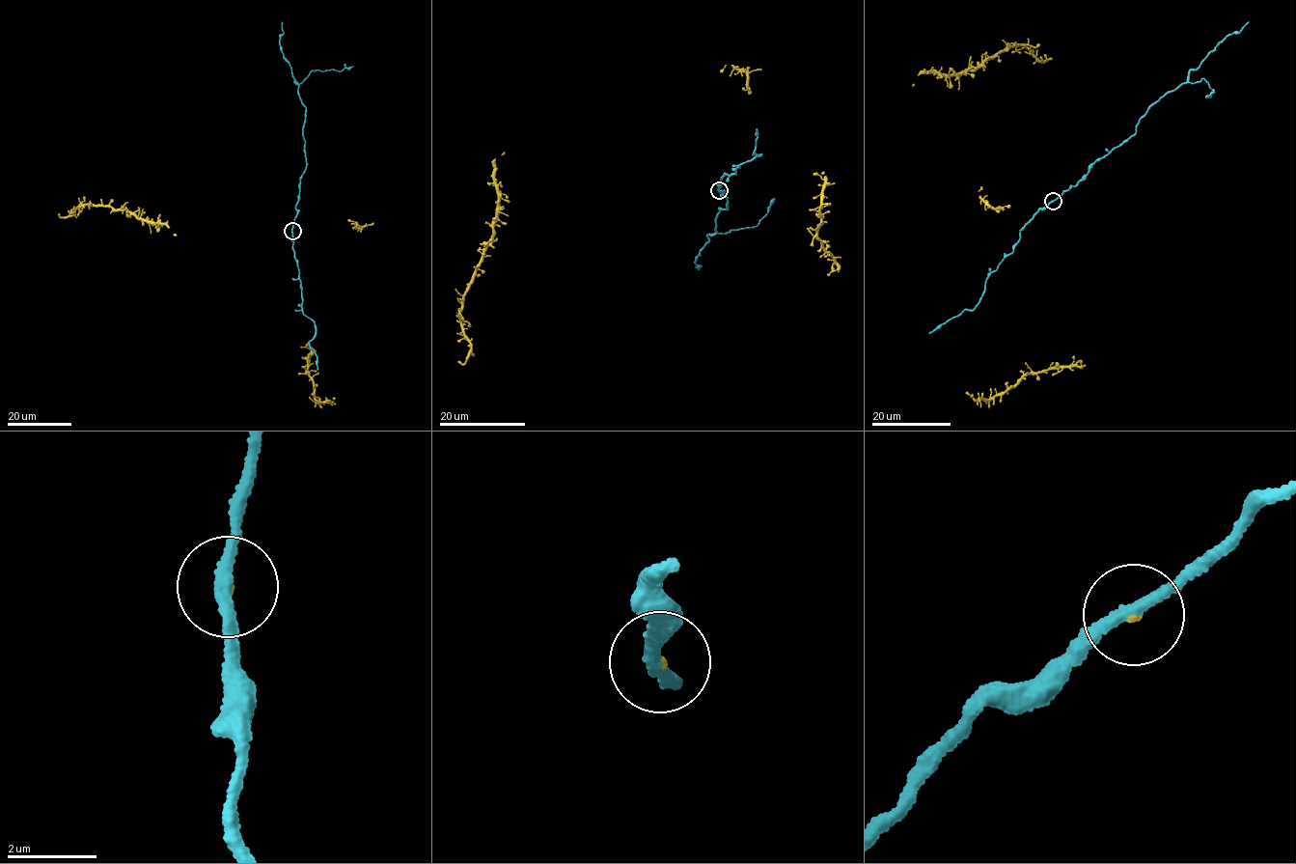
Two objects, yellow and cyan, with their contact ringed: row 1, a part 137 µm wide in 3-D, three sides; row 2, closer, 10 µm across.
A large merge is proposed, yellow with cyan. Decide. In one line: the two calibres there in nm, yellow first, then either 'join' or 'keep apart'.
calibres 50 and 280 nm; join

